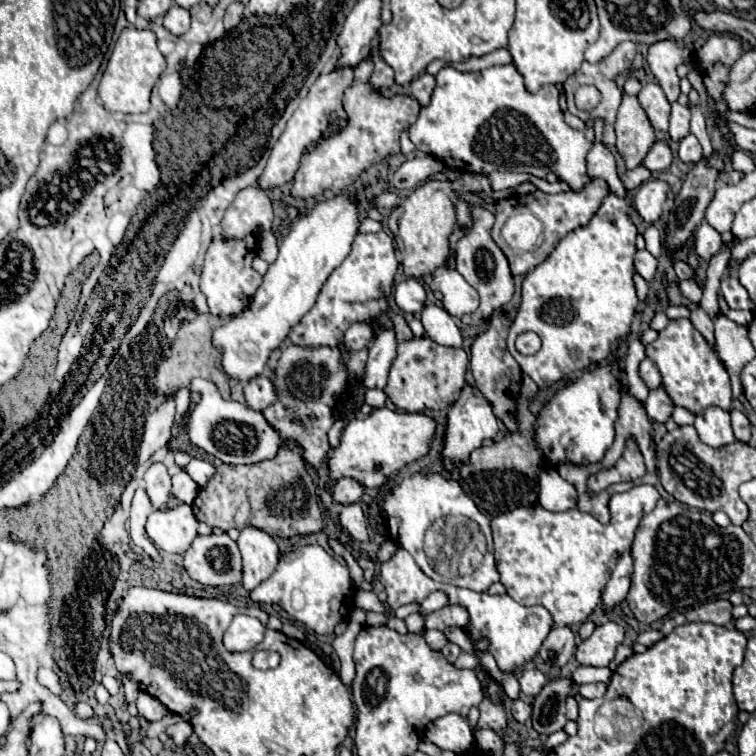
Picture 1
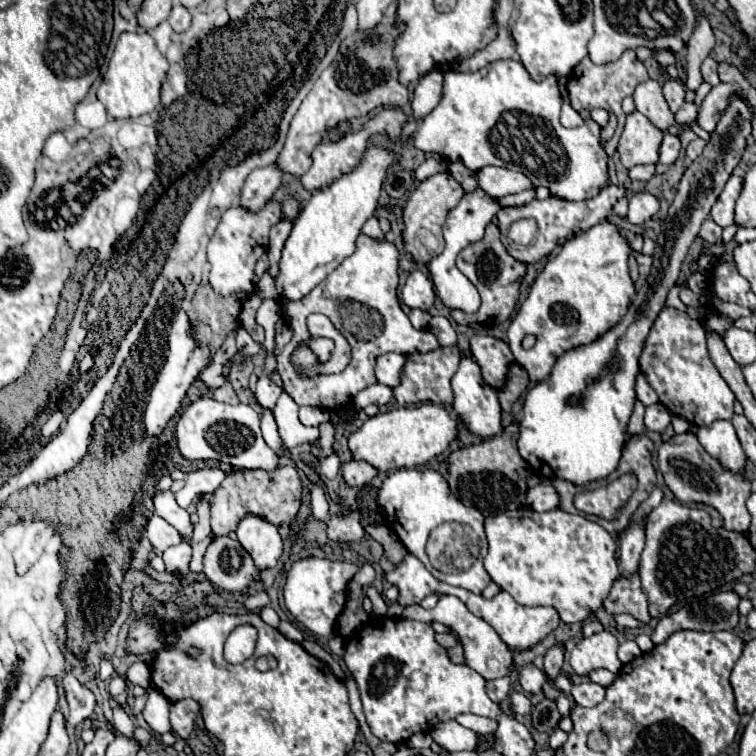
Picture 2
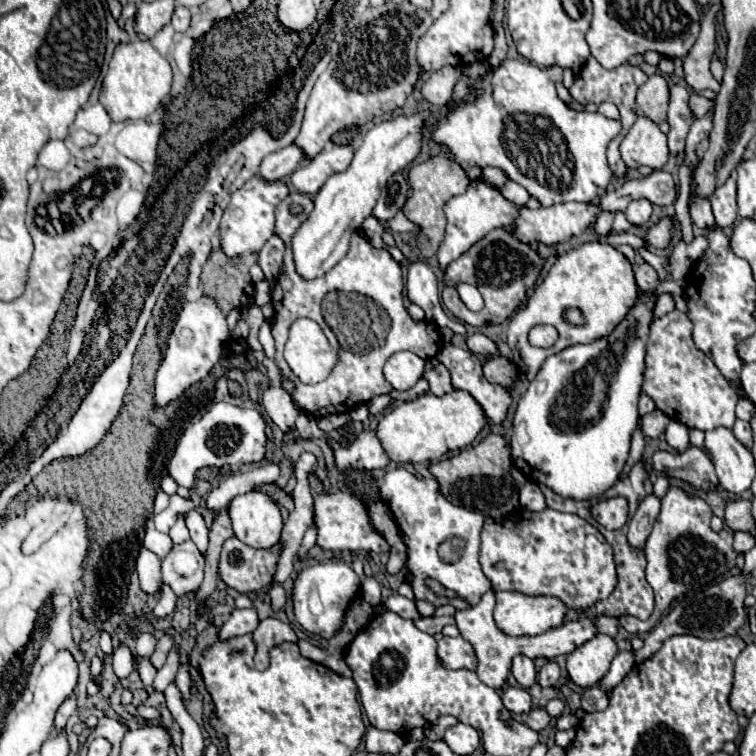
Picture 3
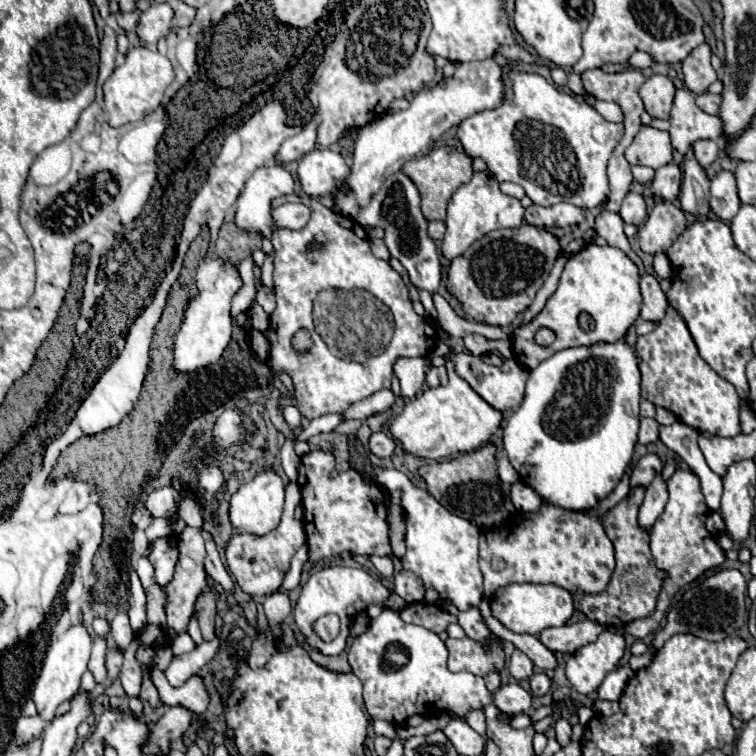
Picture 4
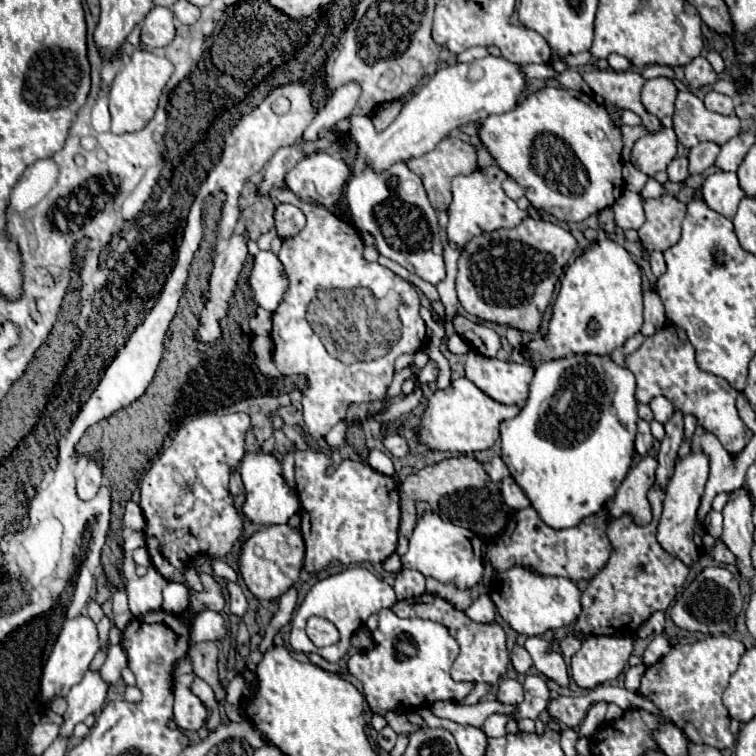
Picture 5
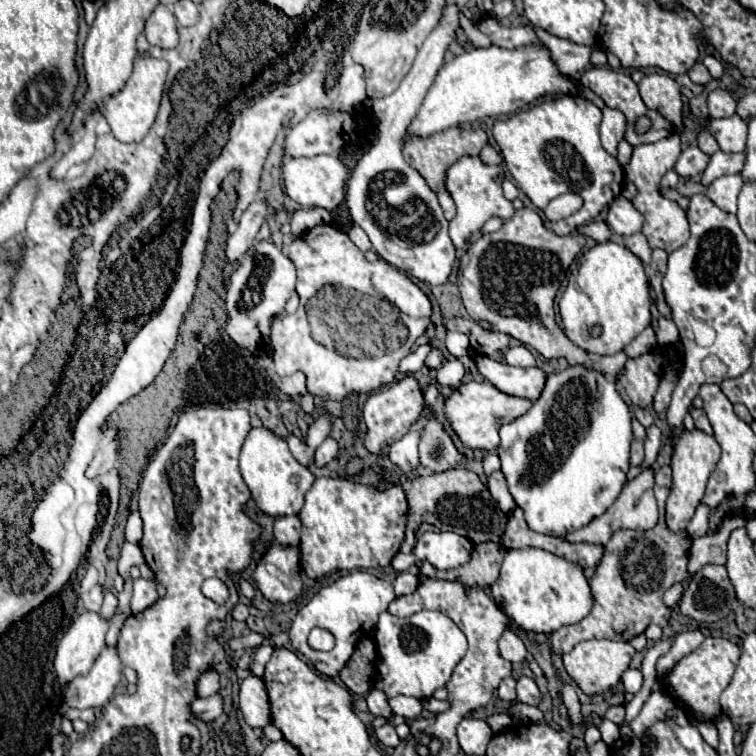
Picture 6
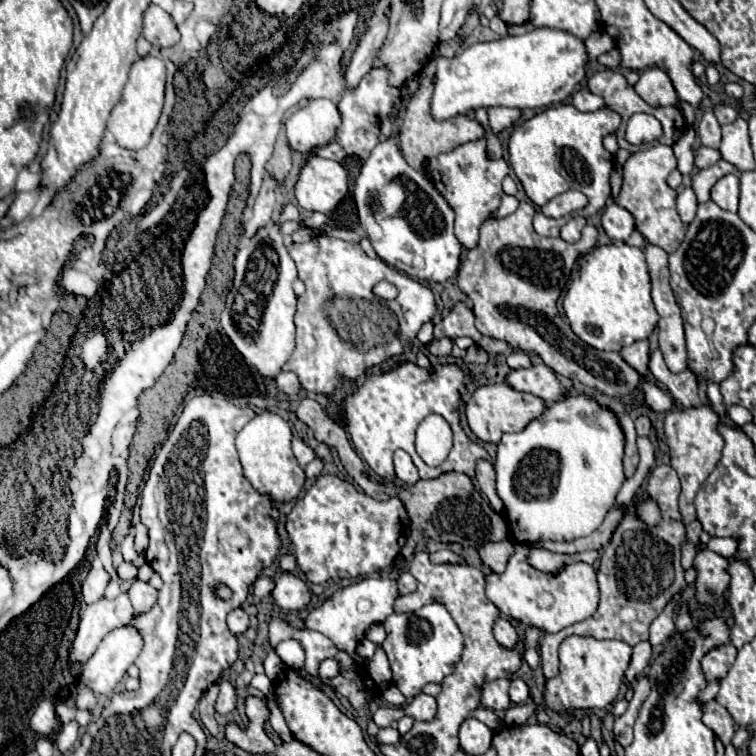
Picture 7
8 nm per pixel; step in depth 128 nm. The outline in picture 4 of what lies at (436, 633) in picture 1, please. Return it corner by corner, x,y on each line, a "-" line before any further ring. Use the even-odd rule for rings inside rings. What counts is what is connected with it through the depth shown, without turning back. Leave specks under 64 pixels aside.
470,638
452,640
446,642
448,650
448,670
450,672
472,672
476,676
486,676
490,670
502,670
504,666
504,650
498,642
492,644
492,650
486,652
482,644
476,644

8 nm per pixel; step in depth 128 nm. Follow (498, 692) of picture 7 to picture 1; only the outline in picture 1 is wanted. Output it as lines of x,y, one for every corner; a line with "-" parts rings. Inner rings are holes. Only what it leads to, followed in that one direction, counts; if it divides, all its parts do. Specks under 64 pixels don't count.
514,700
510,710
512,710
512,716
516,718
516,722
520,722
520,724
524,724
524,722
530,718
530,714
532,714
530,704
524,702
524,700

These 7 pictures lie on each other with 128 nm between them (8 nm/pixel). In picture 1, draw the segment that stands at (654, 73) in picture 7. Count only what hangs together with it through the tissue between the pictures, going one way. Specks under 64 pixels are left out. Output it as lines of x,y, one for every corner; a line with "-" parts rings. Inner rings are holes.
644,84
638,100
646,112
646,116
652,122
654,130
668,130
668,118
670,118
670,102
664,94
664,90
658,84

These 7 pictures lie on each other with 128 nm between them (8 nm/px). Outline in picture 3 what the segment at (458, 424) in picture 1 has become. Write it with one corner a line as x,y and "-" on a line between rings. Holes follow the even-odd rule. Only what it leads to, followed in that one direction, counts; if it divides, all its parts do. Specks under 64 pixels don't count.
444,344
436,356
452,372
452,388
466,390
482,406
490,424
502,424
510,406
510,390
490,384
482,374
482,364
476,354
452,344

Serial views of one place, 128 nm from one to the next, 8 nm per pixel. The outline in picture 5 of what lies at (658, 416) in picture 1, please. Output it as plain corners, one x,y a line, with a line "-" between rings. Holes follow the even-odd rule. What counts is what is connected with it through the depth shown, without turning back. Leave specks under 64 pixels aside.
638,420
638,434
636,434
636,452
644,456
654,444
654,436
650,432
650,424
644,420

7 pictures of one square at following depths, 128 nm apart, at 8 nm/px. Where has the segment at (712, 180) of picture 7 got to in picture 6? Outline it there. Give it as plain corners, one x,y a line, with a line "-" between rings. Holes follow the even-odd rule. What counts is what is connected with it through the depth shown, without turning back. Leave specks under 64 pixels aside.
722,150
716,152
710,158
708,168
702,174
702,184
708,186
712,180
716,180
724,174
738,174
740,168
744,166
744,158
746,158
744,152
738,152
738,154
728,154
728,152
722,152

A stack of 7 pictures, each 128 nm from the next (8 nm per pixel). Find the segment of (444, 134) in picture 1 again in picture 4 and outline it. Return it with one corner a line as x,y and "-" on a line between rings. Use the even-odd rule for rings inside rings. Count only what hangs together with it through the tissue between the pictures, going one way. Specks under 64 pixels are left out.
516,68
508,70
506,78
506,96
500,106
492,110
482,110
478,114
472,114
464,118
458,128
456,136
470,158
482,158
488,164
488,170
496,176
498,182
510,180
520,184
530,200
538,206
552,206
558,202
570,202
580,208
596,208
608,198
608,176
606,176
606,164
620,142
624,134
622,124
614,124
604,120
592,106
588,106
580,96
568,96
564,92
558,92
554,84
546,82
540,74
522,72
-
548,92
554,94
554,100
548,108
540,108
540,102
532,104
532,94

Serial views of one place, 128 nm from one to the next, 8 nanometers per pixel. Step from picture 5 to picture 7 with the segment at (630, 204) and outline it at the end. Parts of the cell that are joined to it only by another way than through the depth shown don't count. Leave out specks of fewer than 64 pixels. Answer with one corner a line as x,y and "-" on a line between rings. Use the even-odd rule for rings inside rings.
610,202
602,214
602,228
612,240
626,240
634,232
634,216
616,202

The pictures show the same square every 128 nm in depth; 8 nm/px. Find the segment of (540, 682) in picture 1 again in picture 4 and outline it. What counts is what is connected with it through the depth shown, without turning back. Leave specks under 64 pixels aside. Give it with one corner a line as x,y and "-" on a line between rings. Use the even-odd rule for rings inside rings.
514,650
512,654
512,660
510,660
510,674
516,678
516,680
528,680
532,676
532,660
520,652
520,650

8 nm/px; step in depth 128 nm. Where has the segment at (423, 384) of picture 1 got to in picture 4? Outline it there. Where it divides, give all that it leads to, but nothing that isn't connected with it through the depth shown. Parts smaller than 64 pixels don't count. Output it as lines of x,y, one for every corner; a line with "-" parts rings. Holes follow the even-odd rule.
442,366
442,368
430,368
430,372
428,372
428,386
430,388
436,388
436,386
442,386
442,384
446,384
446,368

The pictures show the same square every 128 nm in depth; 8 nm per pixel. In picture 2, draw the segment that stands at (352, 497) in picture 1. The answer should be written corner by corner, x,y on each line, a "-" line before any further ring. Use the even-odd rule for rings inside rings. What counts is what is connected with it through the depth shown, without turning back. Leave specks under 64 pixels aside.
350,460
350,462
342,464
342,478
344,478
346,486
350,486
350,488
362,488
374,476
376,476
376,470
368,468
368,464
364,464
364,462

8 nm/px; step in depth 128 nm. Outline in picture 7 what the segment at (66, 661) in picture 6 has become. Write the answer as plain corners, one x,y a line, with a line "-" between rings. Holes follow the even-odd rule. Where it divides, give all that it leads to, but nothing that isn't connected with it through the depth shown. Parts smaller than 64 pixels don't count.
121,593
114,600
102,598
96,604
84,606
80,612
80,626
76,632
76,638
70,646
70,662
84,664
90,660
90,656
100,646
102,638
110,634
114,628
126,626
134,616
132,604
128,593

